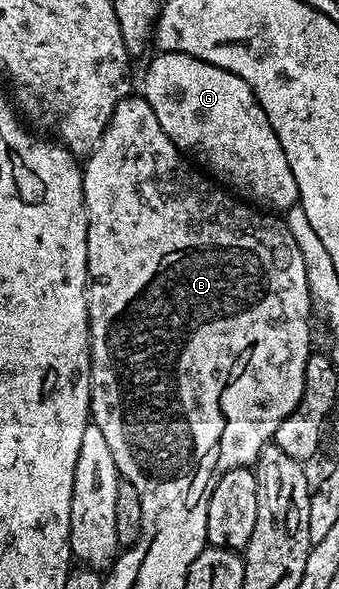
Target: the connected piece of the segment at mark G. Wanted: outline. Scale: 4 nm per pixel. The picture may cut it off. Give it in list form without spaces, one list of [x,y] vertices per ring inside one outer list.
[[[159,51],[154,55],[141,93],[153,107],[161,131],[179,152],[198,162],[212,178],[224,177],[240,198],[250,199],[267,211],[292,209],[299,200],[297,179],[293,179],[289,159],[285,159],[285,151],[281,151],[281,143],[249,83],[188,53]]]

